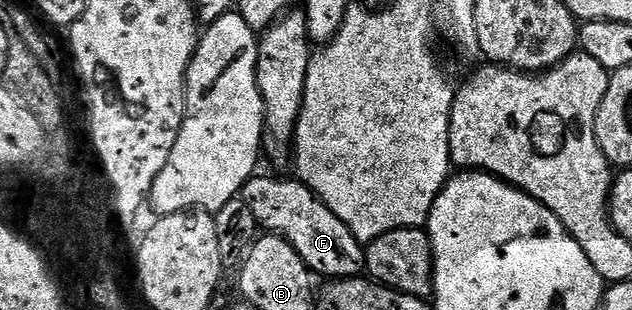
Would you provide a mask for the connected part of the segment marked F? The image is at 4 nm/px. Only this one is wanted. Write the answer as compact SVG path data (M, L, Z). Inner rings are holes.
M255 175L242 188L240 200L248 203L259 226L271 234L285 234L285 229L294 221L292 240L296 255L304 259L311 274L318 276L319 273L322 279L341 279L356 277L363 272L366 264L363 242L355 239L346 224L332 215L332 211L328 211L326 204L303 181L281 181L278 177Z

